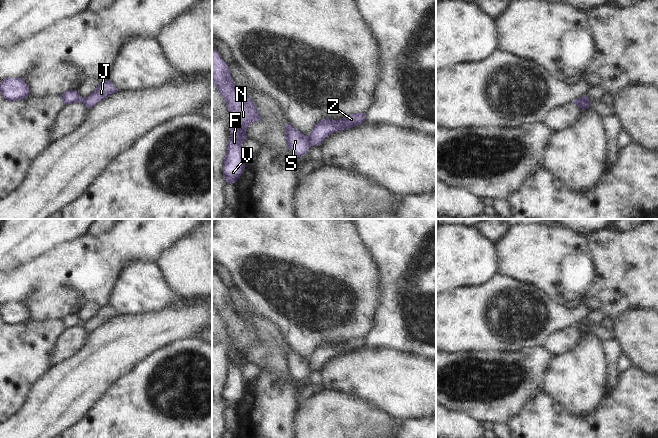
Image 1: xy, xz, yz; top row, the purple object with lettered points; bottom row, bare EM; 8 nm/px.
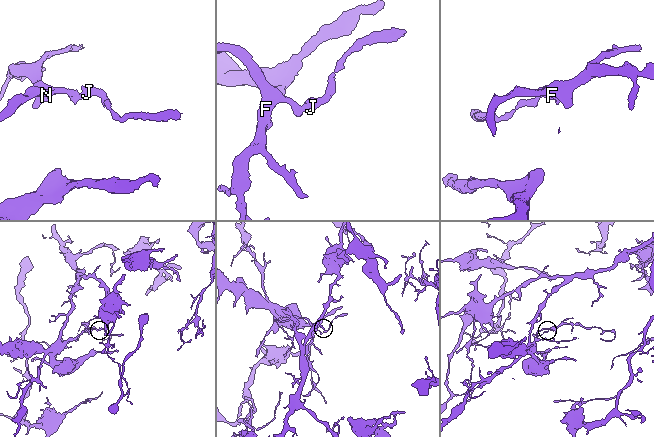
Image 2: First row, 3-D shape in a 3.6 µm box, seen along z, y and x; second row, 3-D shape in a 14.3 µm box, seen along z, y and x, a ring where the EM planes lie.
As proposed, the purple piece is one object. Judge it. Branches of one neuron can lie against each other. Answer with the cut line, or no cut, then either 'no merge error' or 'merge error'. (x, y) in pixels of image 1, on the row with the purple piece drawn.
cut xz (307, 136), (310, 145); merge error

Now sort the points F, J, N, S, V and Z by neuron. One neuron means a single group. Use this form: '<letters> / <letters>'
F N S V / J Z

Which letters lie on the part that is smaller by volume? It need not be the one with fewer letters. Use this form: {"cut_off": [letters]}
{"cut_off": ["J", "Z"]}

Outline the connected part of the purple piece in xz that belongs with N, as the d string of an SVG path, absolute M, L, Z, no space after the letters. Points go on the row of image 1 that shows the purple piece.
M212 50L212 80L222 95L232 120L231 137L223 161L223 175L226 182L235 183L245 169L246 158L241 146L247 139L249 125L260 121L258 109L251 98L233 83L228 64L221 59L217 50Z

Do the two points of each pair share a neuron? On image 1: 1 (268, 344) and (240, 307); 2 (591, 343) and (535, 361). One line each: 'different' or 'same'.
1: same
2: different

